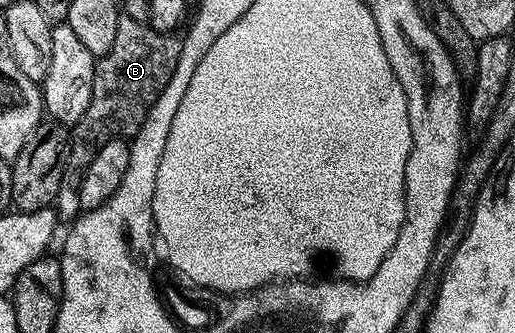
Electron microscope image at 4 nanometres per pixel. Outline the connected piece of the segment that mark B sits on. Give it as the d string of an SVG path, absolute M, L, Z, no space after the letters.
M121 16L118 20L114 48L102 55L96 64L90 108L86 108L86 116L82 116L82 120L70 130L67 169L54 203L54 209L61 219L72 220L81 213L78 176L84 173L90 160L94 160L98 147L112 138L130 140L138 128L142 128L146 112L150 112L154 100L158 100L178 64L181 39L176 36L172 32L156 30L147 21L127 16Z

